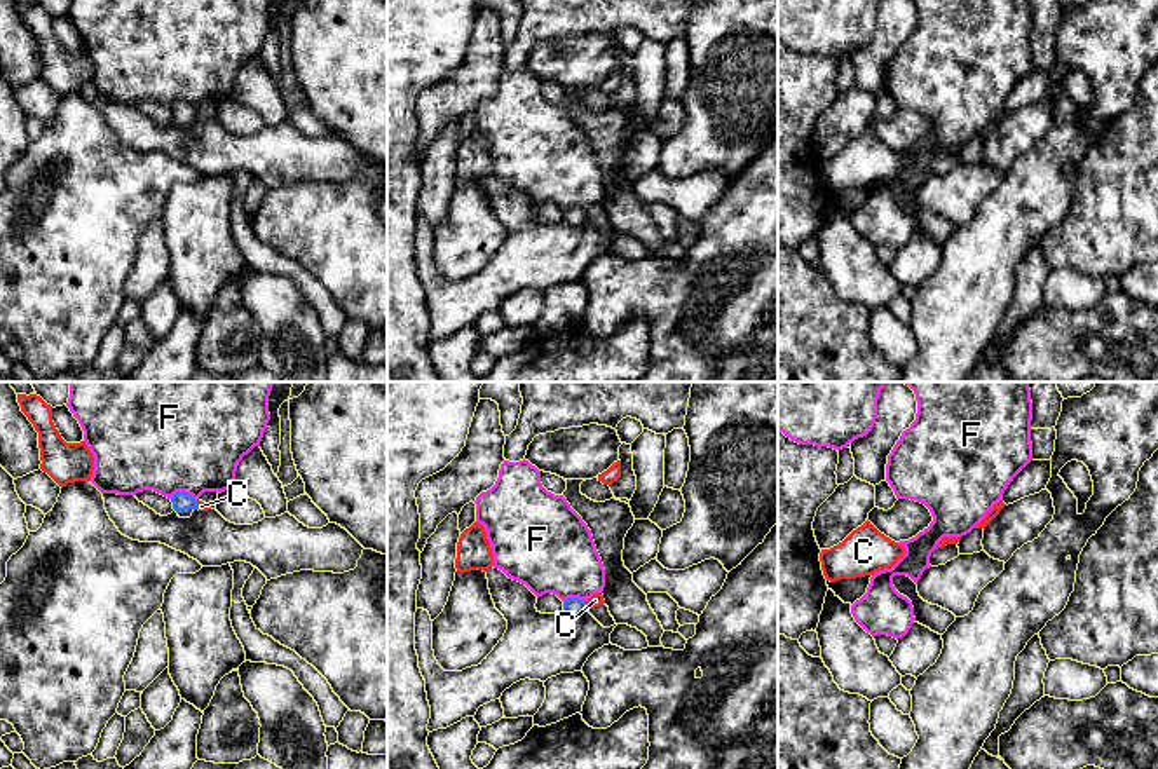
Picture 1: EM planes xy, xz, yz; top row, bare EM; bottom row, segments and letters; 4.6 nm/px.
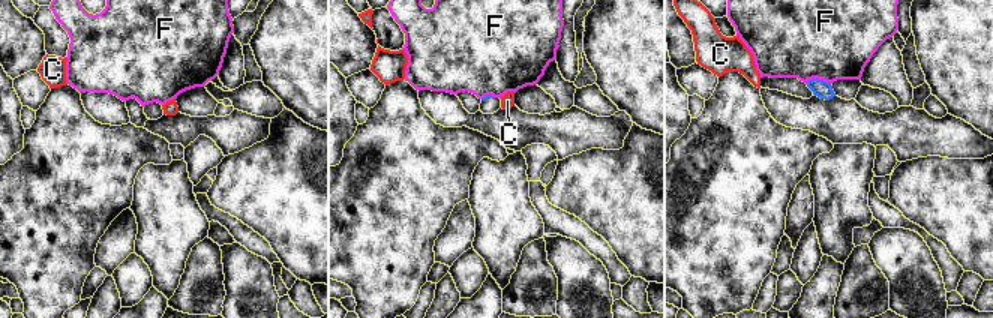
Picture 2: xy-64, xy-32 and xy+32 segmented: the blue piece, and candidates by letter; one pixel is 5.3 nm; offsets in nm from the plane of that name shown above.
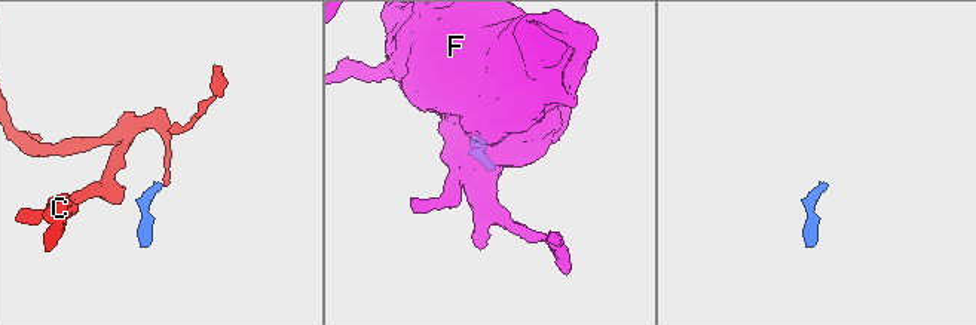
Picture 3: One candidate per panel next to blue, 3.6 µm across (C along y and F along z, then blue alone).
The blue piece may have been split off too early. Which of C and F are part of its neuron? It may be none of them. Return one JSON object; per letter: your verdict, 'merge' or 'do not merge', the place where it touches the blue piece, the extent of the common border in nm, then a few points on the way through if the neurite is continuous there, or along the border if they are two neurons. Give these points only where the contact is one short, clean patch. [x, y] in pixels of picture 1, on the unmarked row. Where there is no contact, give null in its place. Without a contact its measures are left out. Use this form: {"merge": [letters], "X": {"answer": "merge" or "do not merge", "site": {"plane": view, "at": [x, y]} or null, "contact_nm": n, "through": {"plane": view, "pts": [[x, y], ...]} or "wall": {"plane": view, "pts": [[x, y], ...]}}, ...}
{"merge": [], "C": {"answer": "do not merge", "site": {"plane": "xz", "at": [586, 215]}, "contact_nm": 40, "wall": {"plane": "xz", "pts": [[585, 211], [588, 218]]}}, "F": {"answer": "do not merge", "site": {"plane": "xy", "at": [183, 102]}, "contact_nm": 130, "wall": {"plane": "xy", "pts": [[170, 107], [177, 102], [187, 102], [196, 110]]}}}

